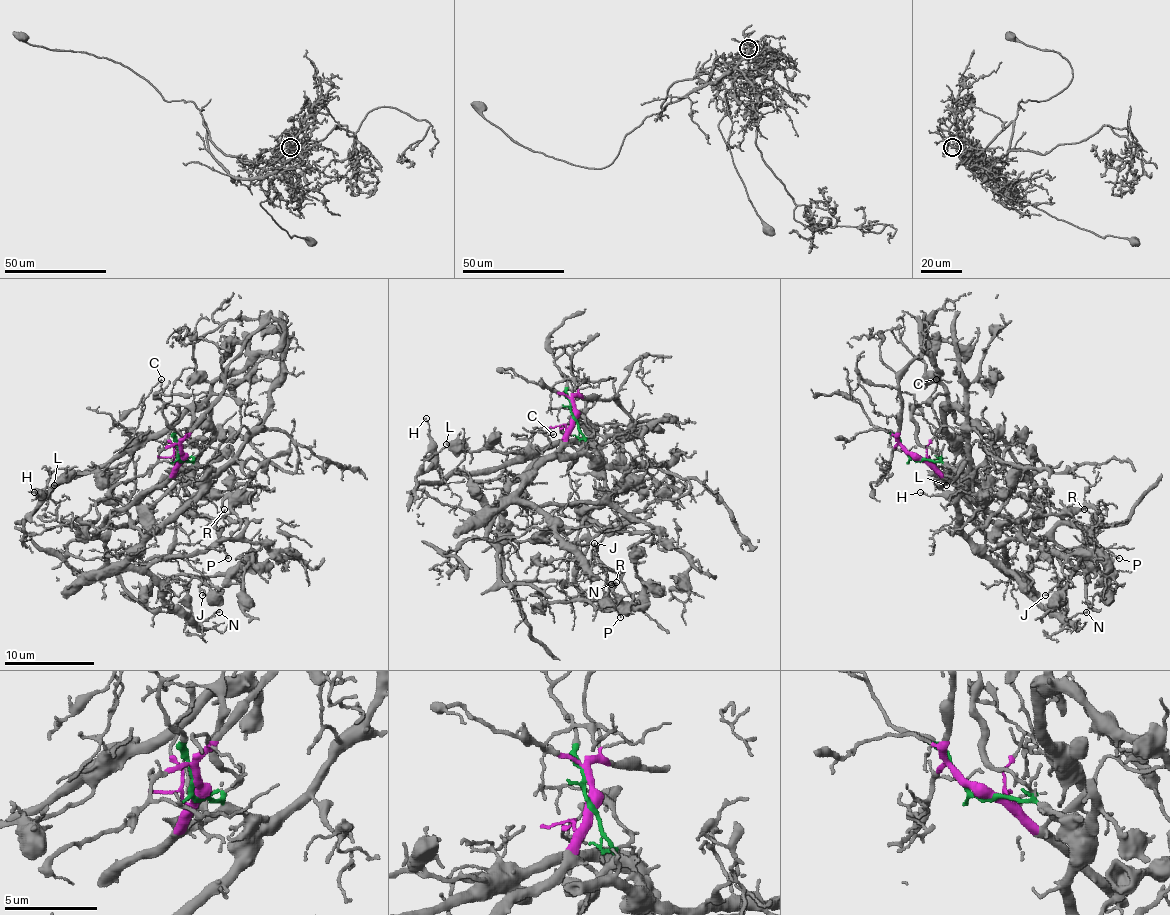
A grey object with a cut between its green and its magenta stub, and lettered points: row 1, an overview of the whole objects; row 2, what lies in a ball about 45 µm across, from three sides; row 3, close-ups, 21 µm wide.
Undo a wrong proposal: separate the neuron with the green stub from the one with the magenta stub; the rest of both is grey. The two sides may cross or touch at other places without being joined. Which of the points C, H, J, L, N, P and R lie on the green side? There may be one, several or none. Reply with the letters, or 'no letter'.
C, H, J, L, N, P, R

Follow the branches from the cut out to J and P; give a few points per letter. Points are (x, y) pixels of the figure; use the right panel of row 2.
J: (913, 458), (942, 460), (951, 469), (958, 487), (958, 526), (1057, 613), (1066, 577), (1045, 595)
P: (913, 458), (973, 467), (987, 492), (1025, 472), (1030, 503), (1048, 487), (1052, 512), (1088, 508), (1120, 557)

